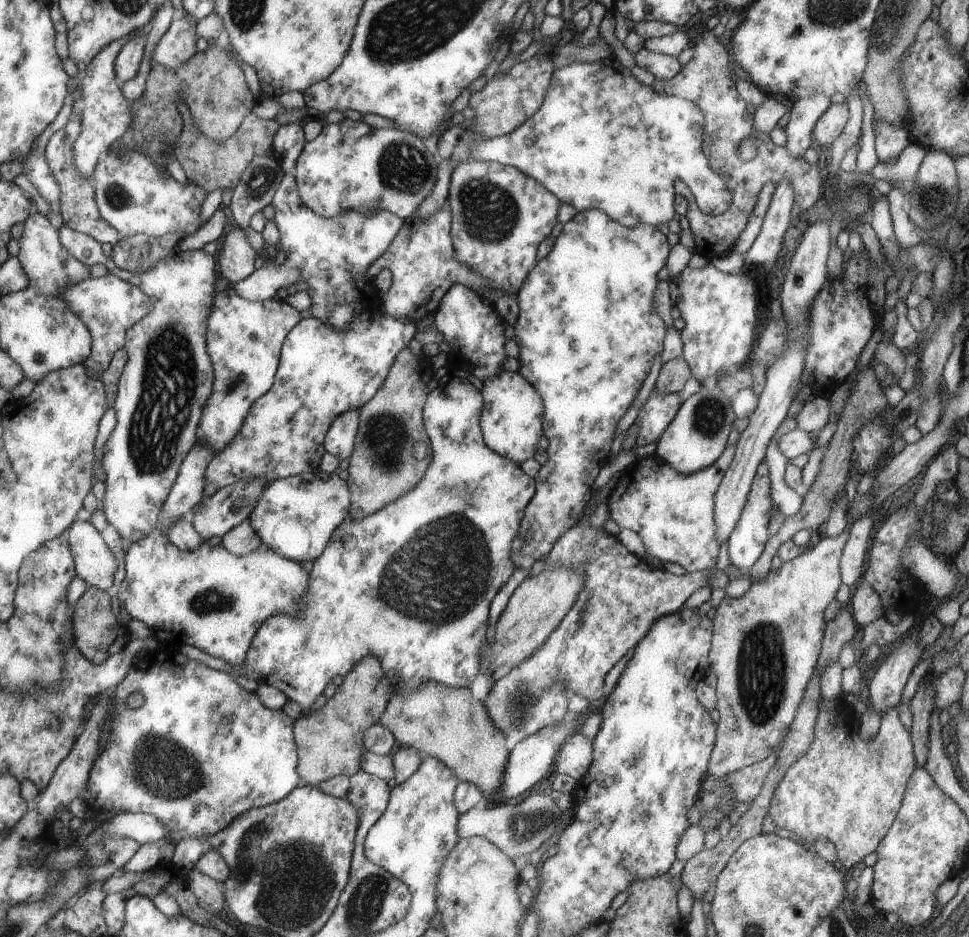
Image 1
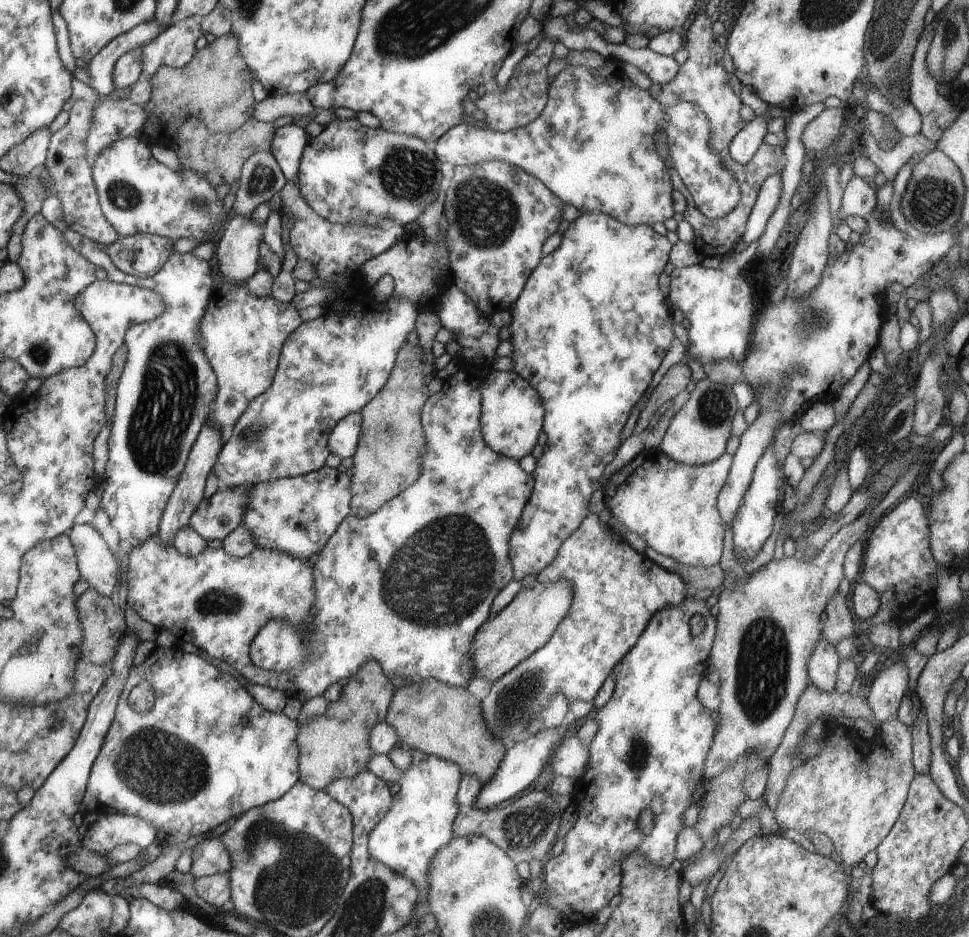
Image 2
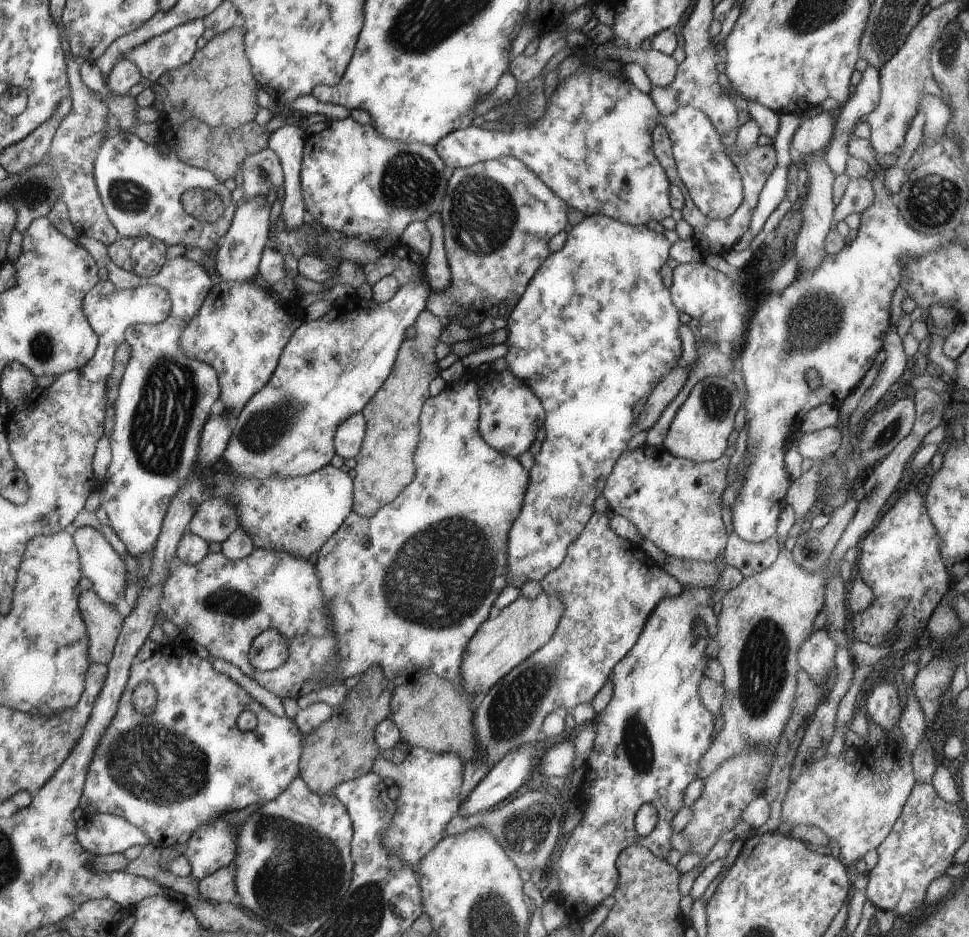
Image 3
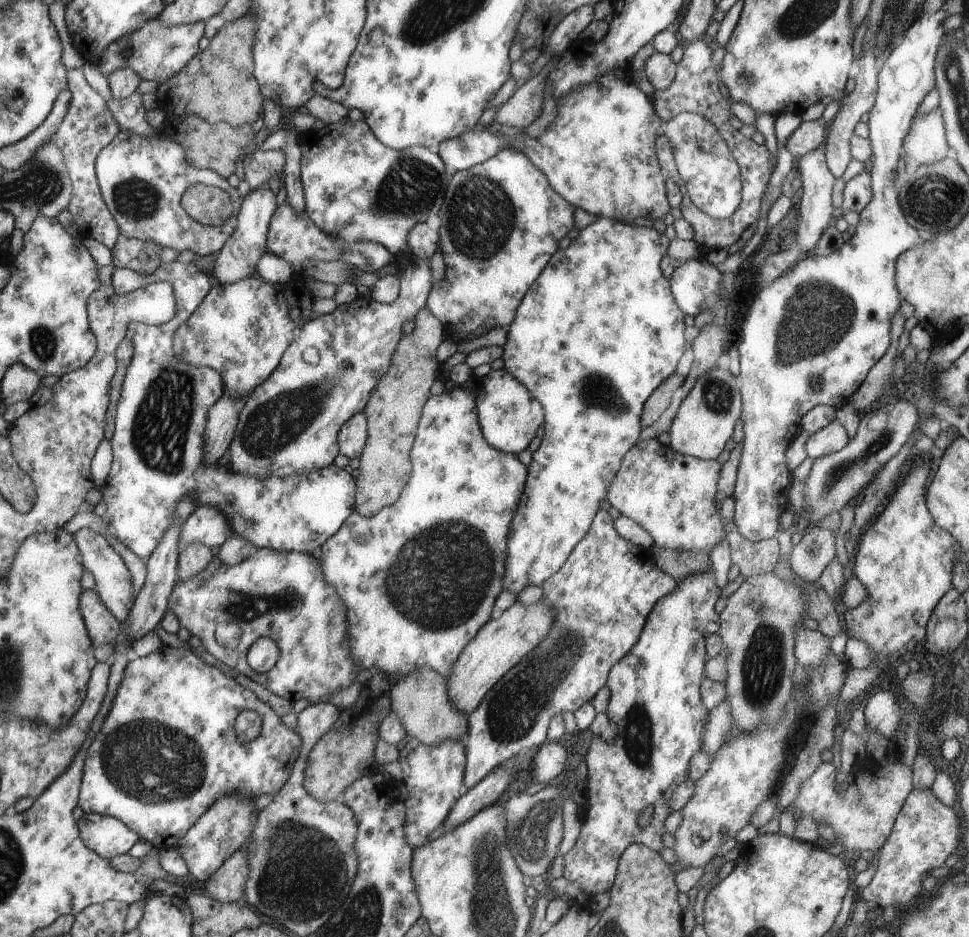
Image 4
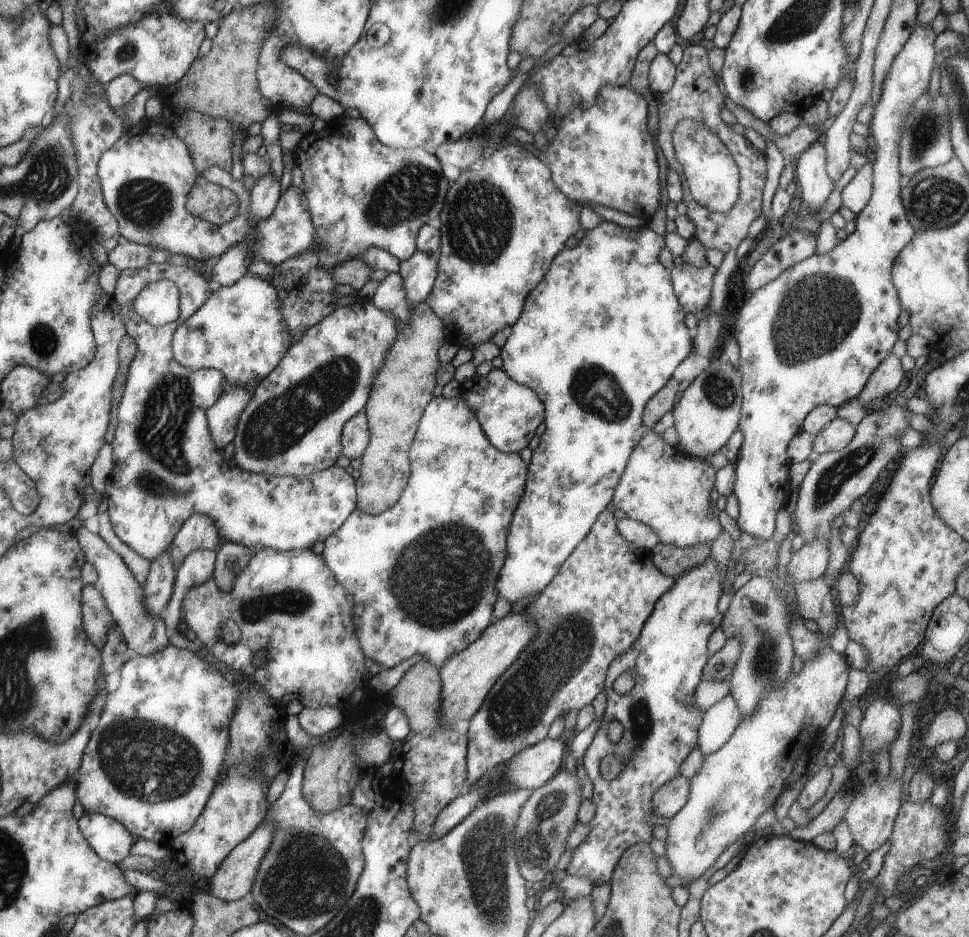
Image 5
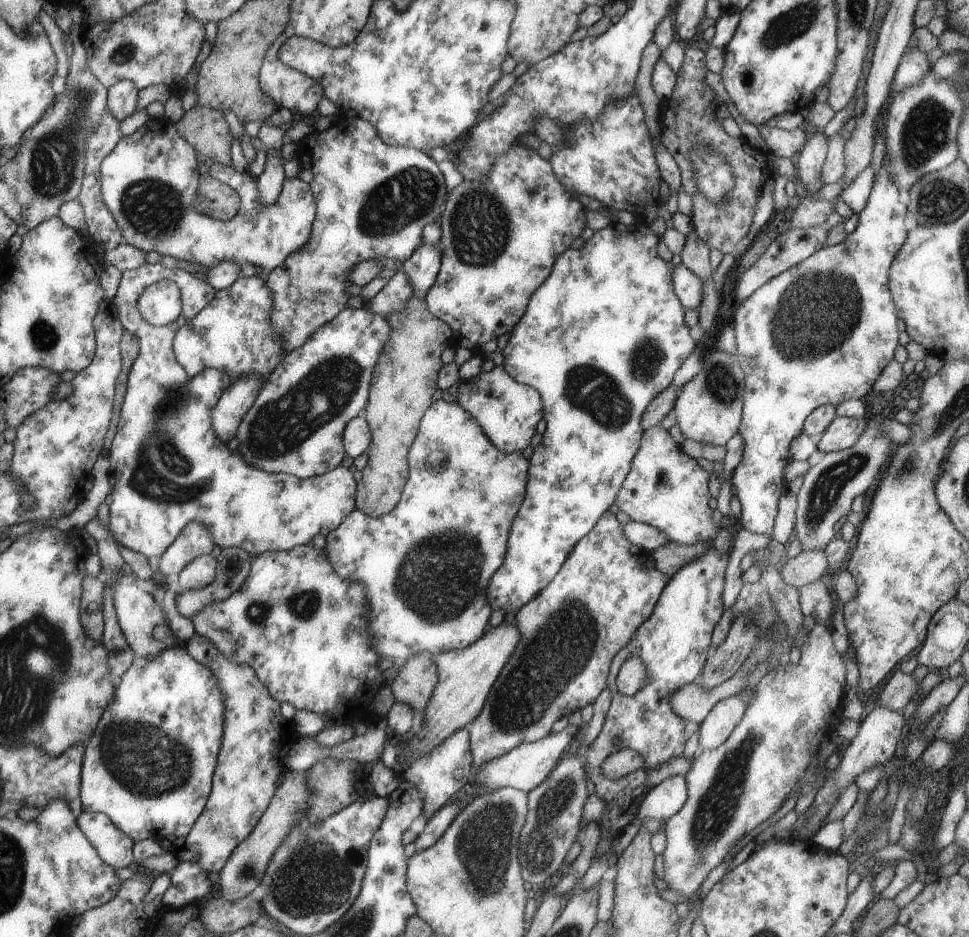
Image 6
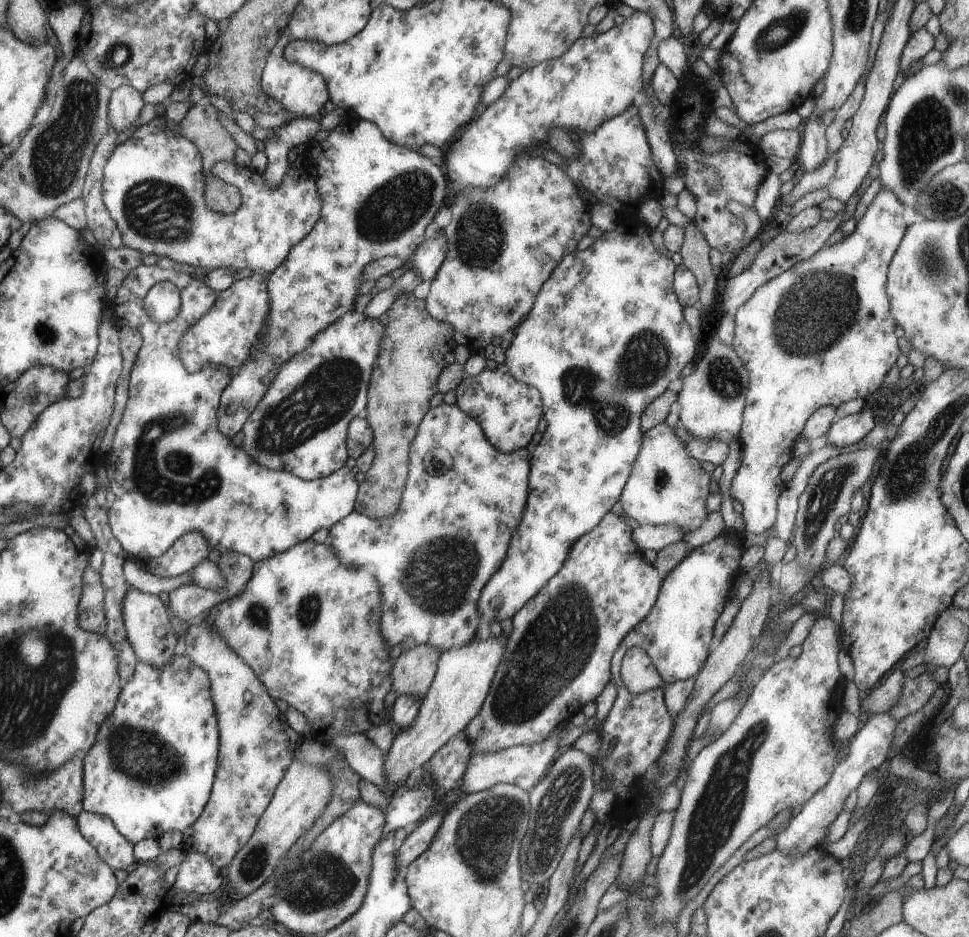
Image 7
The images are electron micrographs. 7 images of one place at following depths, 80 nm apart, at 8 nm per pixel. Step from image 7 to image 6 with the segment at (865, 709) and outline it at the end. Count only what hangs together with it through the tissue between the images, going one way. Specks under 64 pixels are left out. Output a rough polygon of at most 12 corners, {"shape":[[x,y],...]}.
{"shape":[[895,671],[877,705],[902,713],[920,682]]}

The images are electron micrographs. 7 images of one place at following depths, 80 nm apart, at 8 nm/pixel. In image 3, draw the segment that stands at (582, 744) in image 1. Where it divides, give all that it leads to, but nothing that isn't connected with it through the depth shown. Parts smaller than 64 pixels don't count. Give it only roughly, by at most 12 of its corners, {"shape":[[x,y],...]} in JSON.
{"shape":[[564,741],[540,756],[540,771],[566,777],[574,764],[572,741]]}

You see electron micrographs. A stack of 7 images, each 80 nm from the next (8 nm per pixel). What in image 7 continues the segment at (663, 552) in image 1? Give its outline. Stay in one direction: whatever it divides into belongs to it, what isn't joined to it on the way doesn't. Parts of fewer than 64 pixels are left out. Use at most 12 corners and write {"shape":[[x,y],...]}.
{"shape":[[666,423],[621,500],[641,525],[705,526],[710,478]]}

